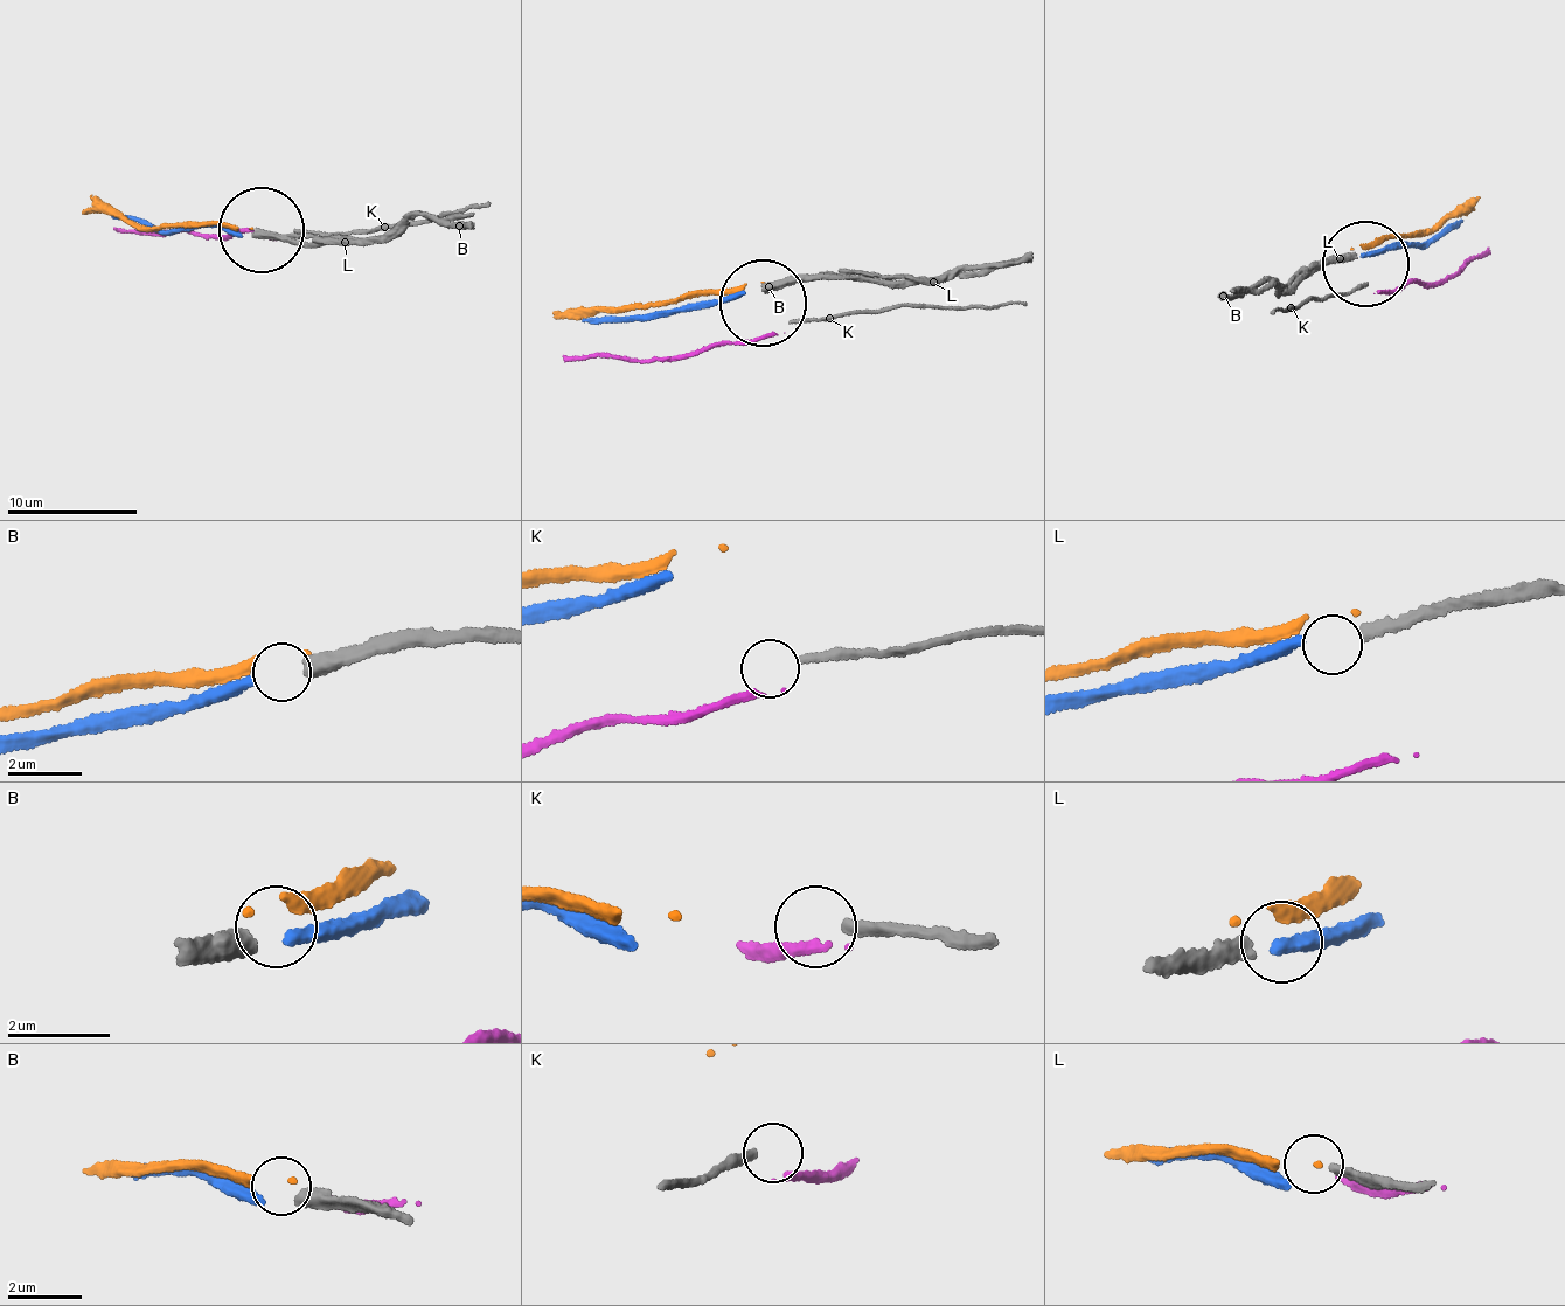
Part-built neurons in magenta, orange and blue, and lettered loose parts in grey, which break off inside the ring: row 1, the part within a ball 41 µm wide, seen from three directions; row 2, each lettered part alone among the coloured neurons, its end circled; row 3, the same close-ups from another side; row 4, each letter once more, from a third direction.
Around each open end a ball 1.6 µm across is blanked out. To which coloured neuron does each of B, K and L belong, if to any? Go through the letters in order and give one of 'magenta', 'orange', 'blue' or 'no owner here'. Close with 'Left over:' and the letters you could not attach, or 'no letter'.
B: blue
K: no owner here
L: no owner here
Left over: K, L

